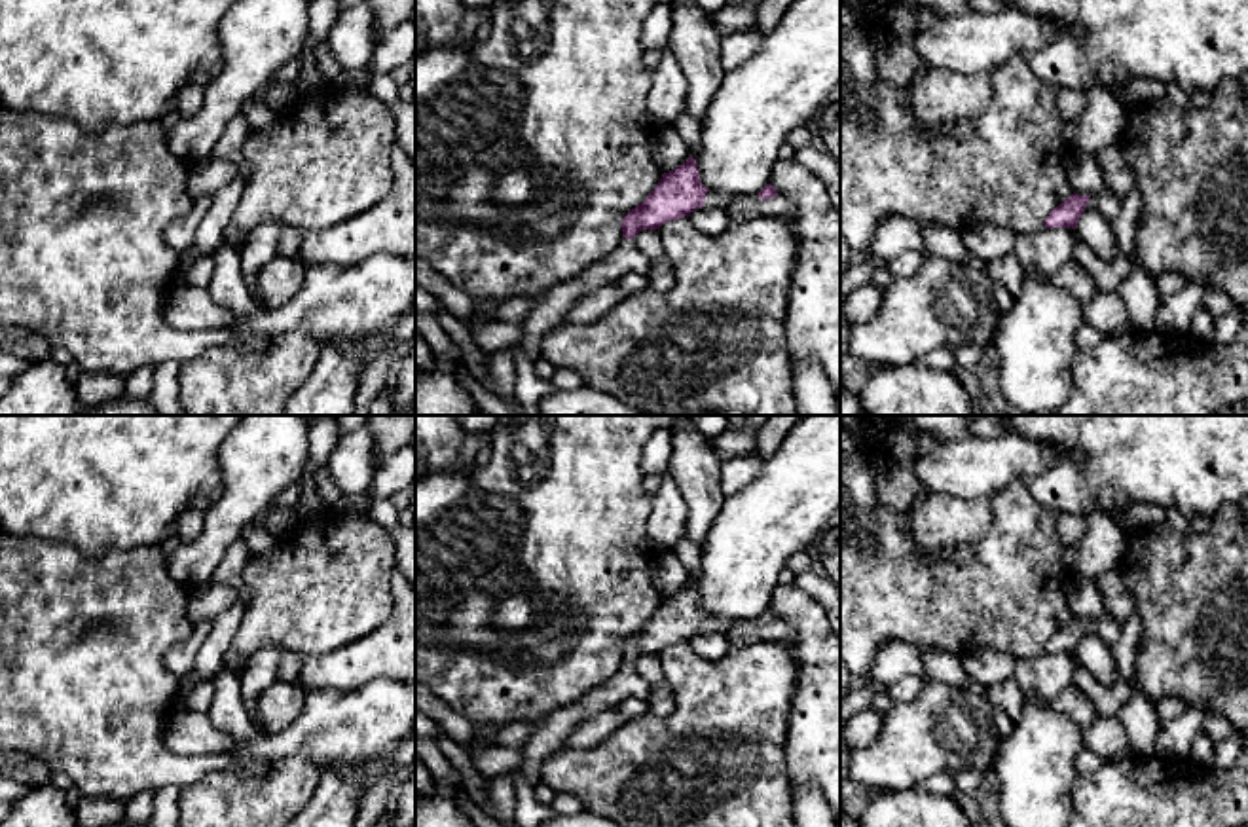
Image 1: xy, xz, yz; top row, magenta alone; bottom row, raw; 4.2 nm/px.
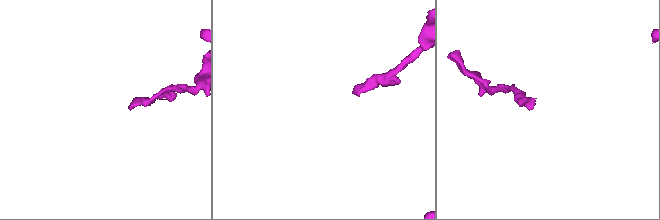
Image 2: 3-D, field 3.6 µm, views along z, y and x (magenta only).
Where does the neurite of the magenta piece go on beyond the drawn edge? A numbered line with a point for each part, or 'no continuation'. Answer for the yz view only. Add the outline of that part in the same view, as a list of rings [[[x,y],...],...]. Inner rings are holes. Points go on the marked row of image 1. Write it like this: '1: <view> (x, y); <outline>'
1: yz (1108, 203); [[[1108,188],[1089,199],[1089,205],[1096,209],[1110,224],[1121,214],[1121,203],[1123,195]]]

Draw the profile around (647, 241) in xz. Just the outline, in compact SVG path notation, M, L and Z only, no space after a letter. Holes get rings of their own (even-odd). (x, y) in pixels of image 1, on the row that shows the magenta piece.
M641 230L635 237L635 248L651 260L668 256L658 230Z

